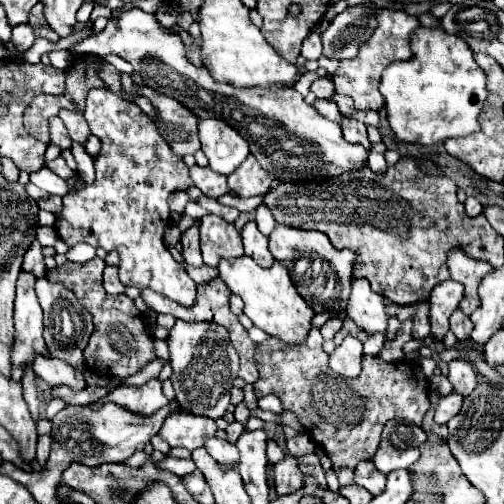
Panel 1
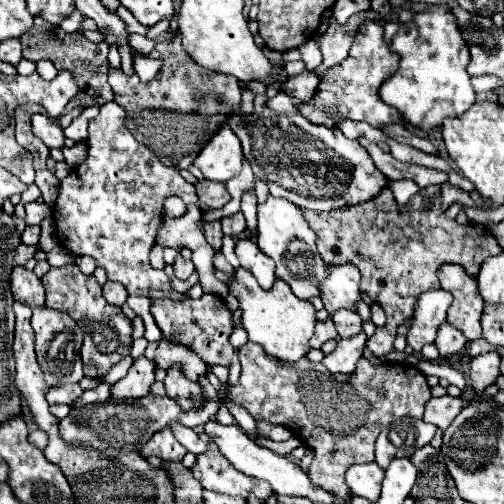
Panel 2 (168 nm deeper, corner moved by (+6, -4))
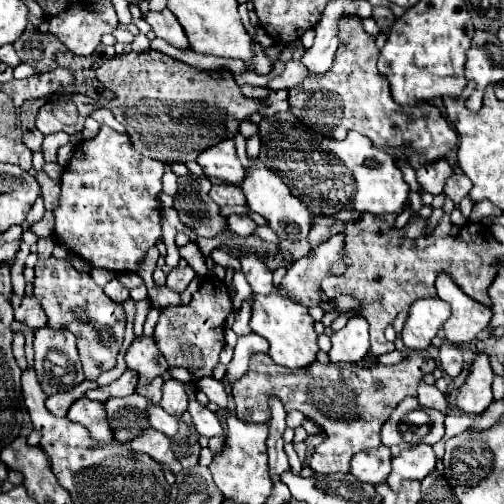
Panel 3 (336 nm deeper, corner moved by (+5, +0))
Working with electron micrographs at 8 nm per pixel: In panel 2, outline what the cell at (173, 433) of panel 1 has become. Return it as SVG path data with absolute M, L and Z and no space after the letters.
M163 428L161 432L155 432L155 436L143 444L141 454L143 456L159 456L163 460L181 460L185 456L185 448L177 442L171 428Z

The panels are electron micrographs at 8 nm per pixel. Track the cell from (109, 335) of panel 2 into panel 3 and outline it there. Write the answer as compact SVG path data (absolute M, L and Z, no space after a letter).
M50 256L46 262L38 262L36 264L36 280L34 280L34 296L40 302L42 310L48 316L48 326L54 330L70 330L76 336L76 346L78 346L78 354L84 366L84 376L86 380L96 380L104 370L110 370L116 366L116 356L120 352L122 346L122 336L124 336L124 328L126 328L126 312L122 308L122 304L114 304L104 292L102 288L90 278L90 274L78 272L70 262L64 260L56 260L54 256Z

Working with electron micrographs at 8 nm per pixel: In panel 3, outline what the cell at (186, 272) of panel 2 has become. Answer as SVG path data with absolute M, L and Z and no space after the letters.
M186 266L186 268L176 268L176 270L172 270L172 272L168 274L166 286L168 286L170 290L174 290L174 292L184 292L186 286L192 282L194 276L196 276L196 274L194 274L194 270L192 270L190 266Z

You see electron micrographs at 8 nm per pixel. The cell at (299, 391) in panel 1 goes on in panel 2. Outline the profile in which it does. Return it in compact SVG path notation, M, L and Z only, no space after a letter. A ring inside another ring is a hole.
M247 342L239 348L239 362L241 362L241 378L235 388L231 388L229 396L235 404L243 406L253 418L263 418L273 424L287 426L307 448L313 450L313 462L309 468L309 478L315 486L325 488L337 498L349 498L349 488L345 484L345 470L353 464L369 464L375 460L375 438L383 428L387 428L393 420L411 416L415 420L421 420L423 408L427 400L431 398L427 380L423 372L419 372L415 366L409 364L371 364L365 356L357 362L357 370L353 376L345 374L331 374L323 364L311 362L307 356L289 364L281 362L275 356L263 354L261 346L255 342ZM263 366L275 366L275 372L263 372Z

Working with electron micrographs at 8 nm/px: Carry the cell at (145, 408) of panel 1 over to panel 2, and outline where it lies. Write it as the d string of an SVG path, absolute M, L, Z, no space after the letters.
M145 356L135 360L129 374L111 386L111 398L143 398L149 394L149 386L155 382L155 364Z

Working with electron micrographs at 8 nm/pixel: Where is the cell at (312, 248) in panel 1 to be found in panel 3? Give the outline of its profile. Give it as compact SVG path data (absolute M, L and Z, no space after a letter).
M256 160L256 162L248 162L244 180L240 184L248 206L258 212L260 216L264 216L270 222L270 228L280 236L280 248L290 248L290 252L294 252L294 256L302 258L306 256L306 252L310 252L310 244L308 244L308 232L310 232L310 210L292 196L290 188L282 182L282 178L268 168L264 162Z

